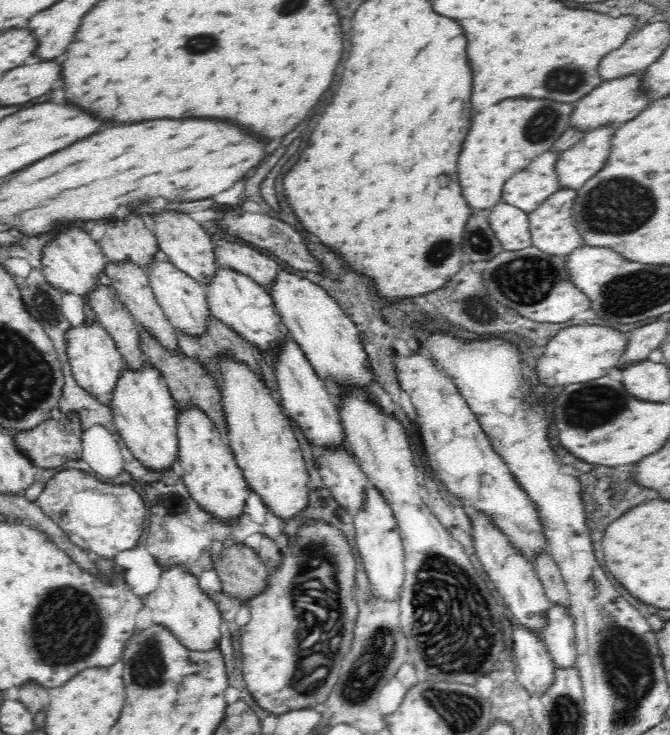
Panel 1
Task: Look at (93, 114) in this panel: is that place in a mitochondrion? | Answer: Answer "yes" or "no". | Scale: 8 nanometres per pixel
no

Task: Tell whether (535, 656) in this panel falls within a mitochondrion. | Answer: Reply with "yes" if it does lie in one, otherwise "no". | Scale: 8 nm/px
no

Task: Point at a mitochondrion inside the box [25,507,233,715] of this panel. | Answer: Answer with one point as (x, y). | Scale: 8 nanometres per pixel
(68, 626)

